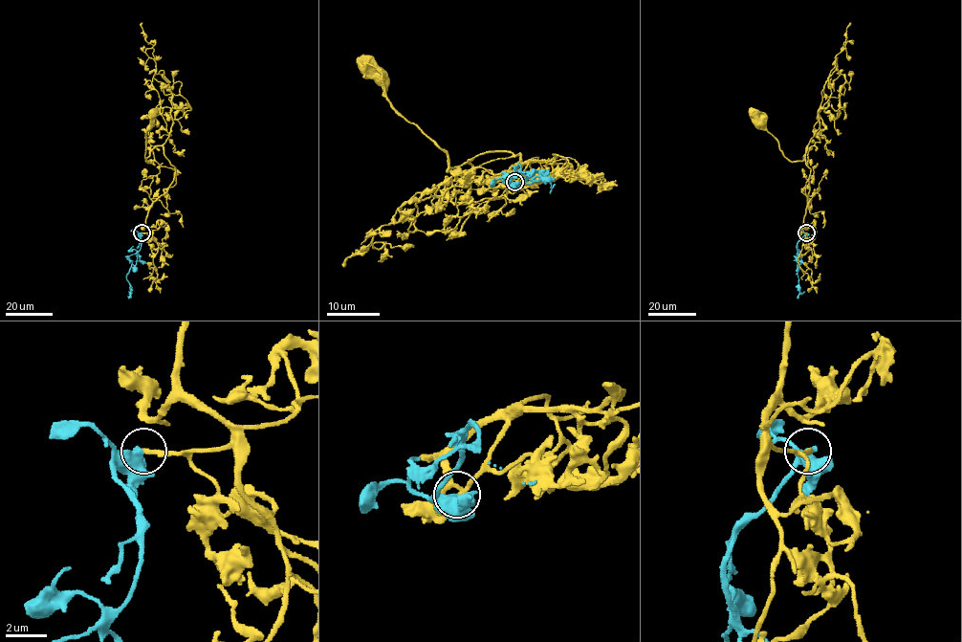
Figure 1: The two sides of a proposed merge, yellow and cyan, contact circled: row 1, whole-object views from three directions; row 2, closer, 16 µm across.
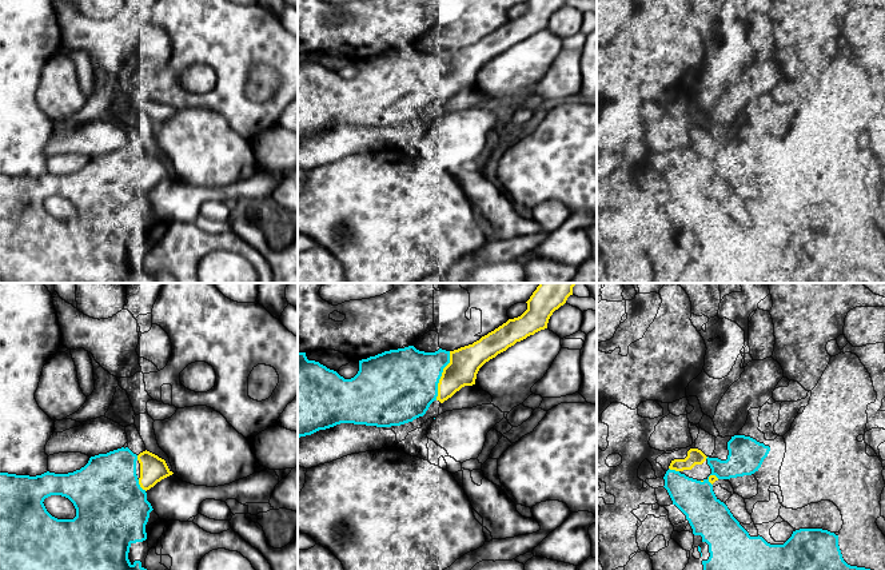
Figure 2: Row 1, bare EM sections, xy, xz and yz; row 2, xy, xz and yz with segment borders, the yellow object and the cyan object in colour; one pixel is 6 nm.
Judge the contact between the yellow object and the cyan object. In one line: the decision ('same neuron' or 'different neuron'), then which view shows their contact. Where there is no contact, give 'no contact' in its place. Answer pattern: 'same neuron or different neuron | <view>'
same neuron | xz

